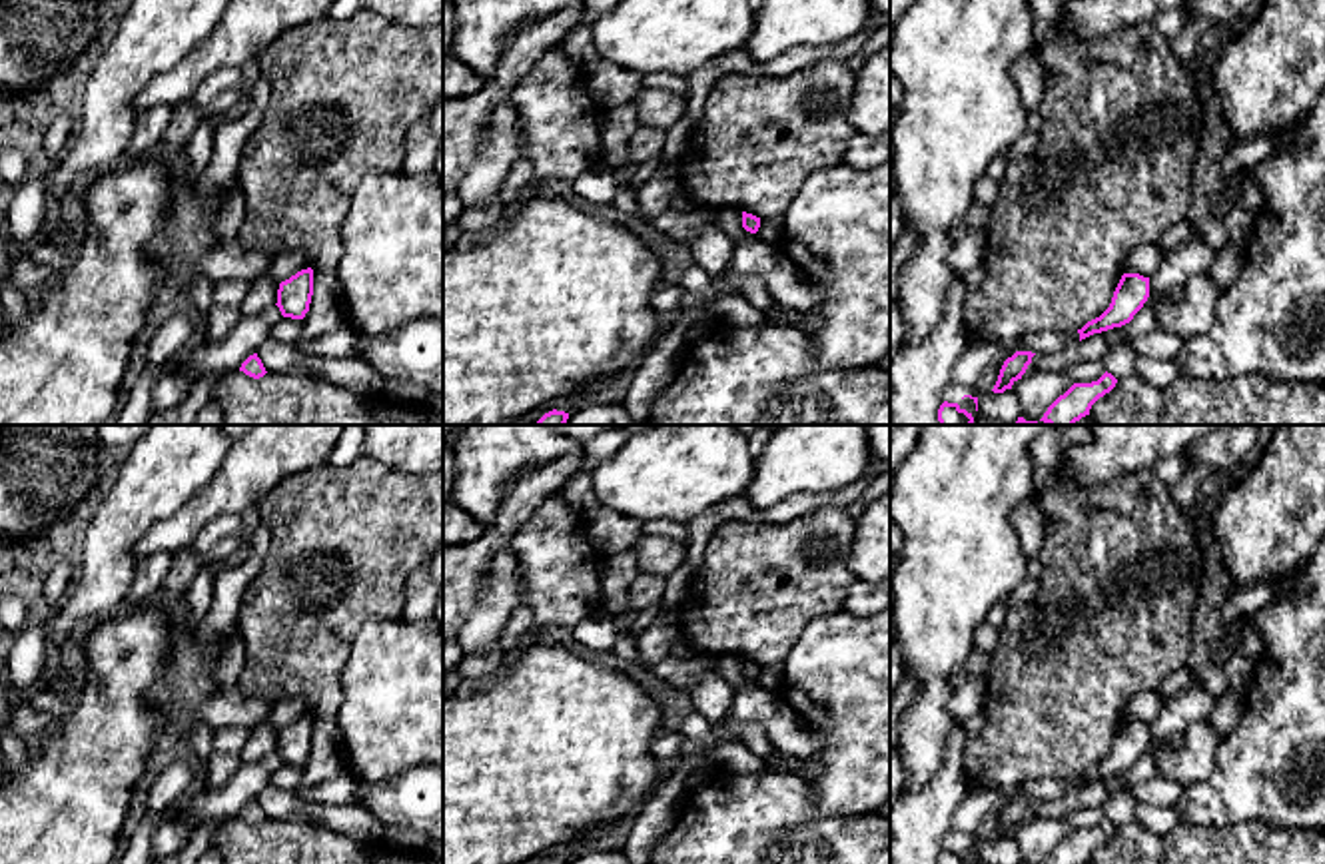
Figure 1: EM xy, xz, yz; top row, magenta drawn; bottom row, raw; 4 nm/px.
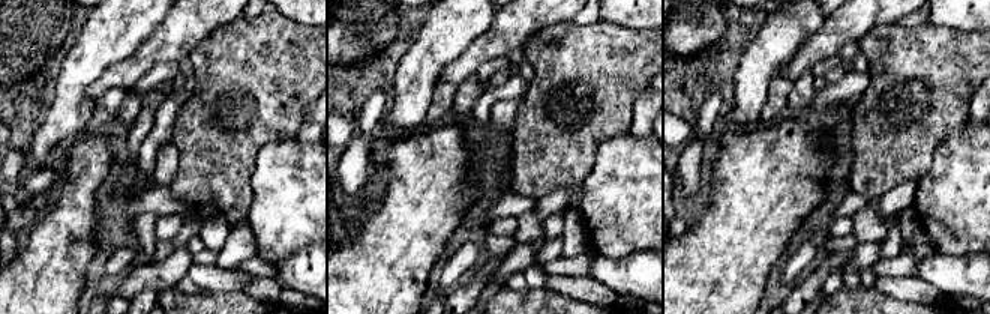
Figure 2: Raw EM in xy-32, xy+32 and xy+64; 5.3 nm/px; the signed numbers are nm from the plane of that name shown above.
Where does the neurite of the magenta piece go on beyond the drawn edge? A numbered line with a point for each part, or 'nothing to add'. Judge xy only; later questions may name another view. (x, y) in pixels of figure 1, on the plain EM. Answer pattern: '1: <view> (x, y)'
nothing to add

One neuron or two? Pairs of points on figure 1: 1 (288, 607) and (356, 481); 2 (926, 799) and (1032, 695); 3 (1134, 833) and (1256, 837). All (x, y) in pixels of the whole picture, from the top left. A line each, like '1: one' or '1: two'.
1: one
2: two
3: one

